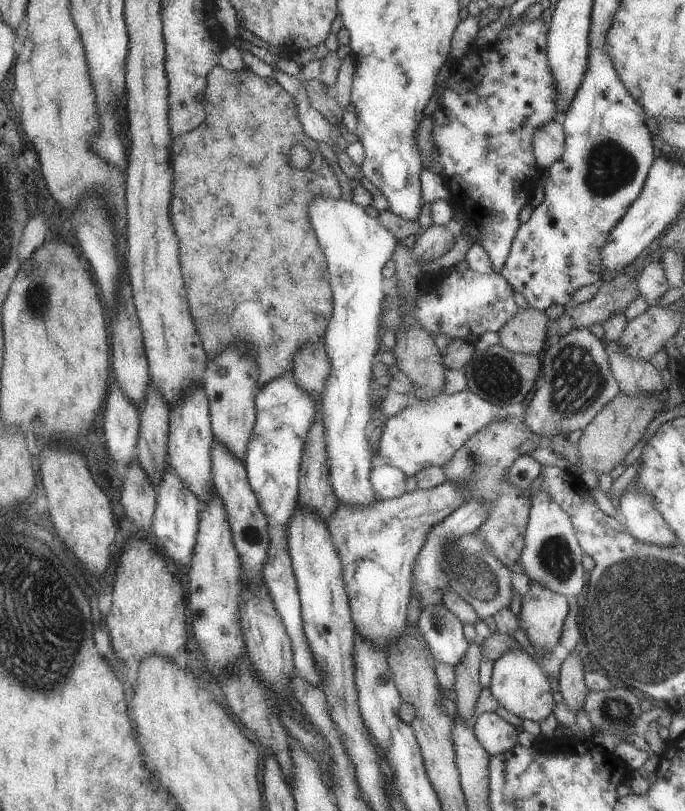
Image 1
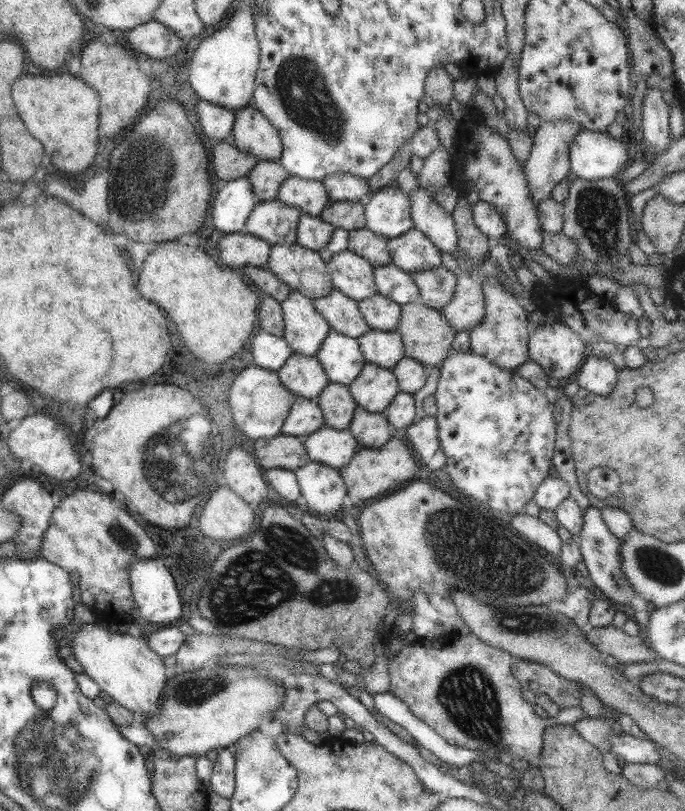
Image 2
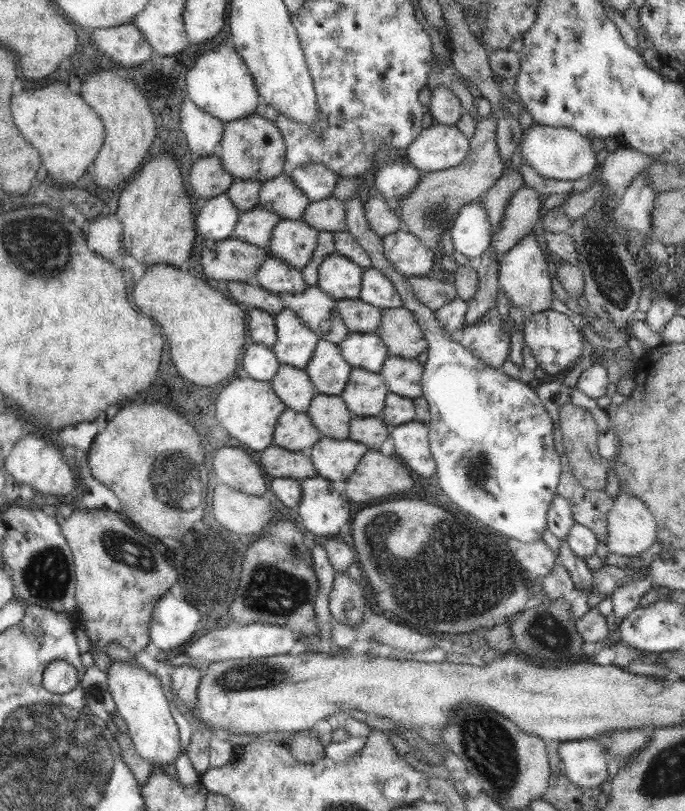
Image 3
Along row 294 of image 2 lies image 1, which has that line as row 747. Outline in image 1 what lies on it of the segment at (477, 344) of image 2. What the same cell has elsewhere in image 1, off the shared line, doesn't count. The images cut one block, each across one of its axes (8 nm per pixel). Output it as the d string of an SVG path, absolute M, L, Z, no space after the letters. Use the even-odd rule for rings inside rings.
M496 712L482 713L473 720L476 736L490 756L501 755L518 744L516 727Z

